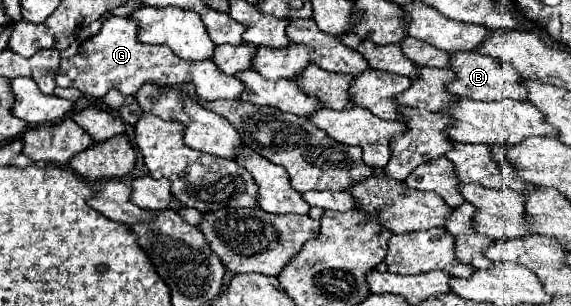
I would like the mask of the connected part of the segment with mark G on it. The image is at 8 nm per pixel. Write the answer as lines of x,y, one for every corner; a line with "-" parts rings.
110,16
108,20
104,20
102,30
84,44
80,44
76,56
62,60
56,76
58,86
64,88
72,86
94,98
102,98
110,88
118,88
122,94
136,94
138,88
146,82
160,86
192,82
200,100
220,100
220,98
238,100
238,96
244,92
244,84
236,76
226,76
212,60
190,62
178,58
166,46
142,44
138,40
138,24
134,24
130,16
126,18

